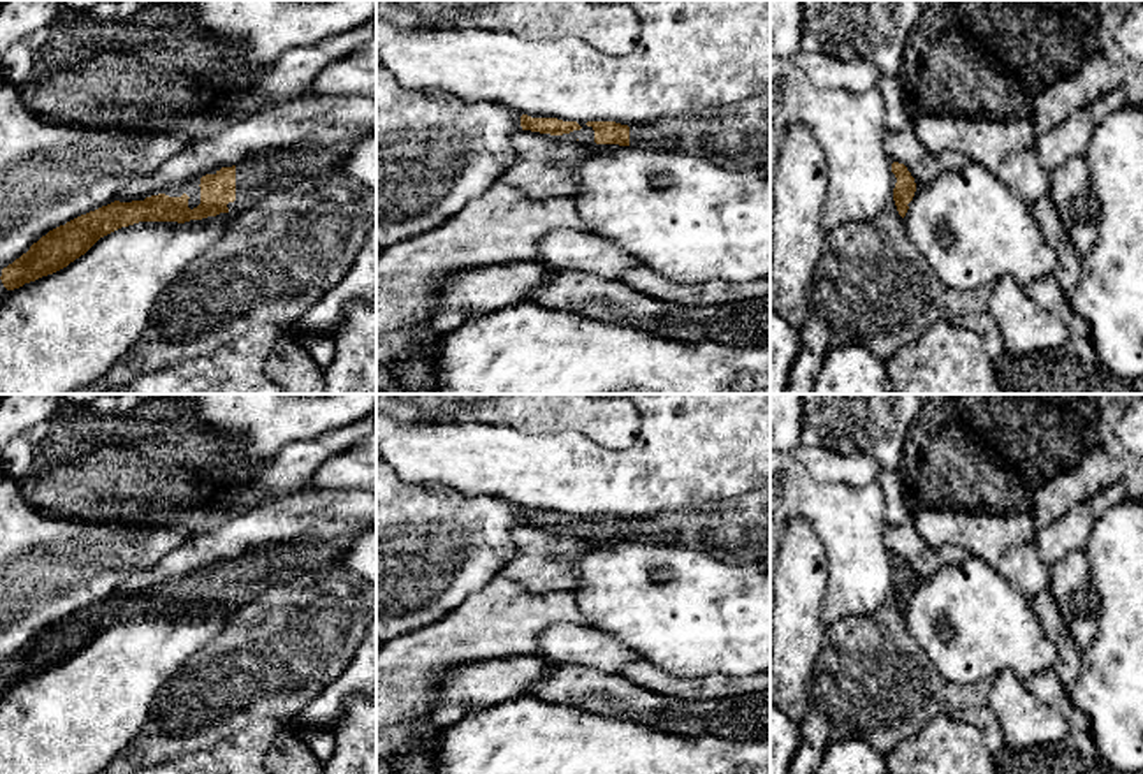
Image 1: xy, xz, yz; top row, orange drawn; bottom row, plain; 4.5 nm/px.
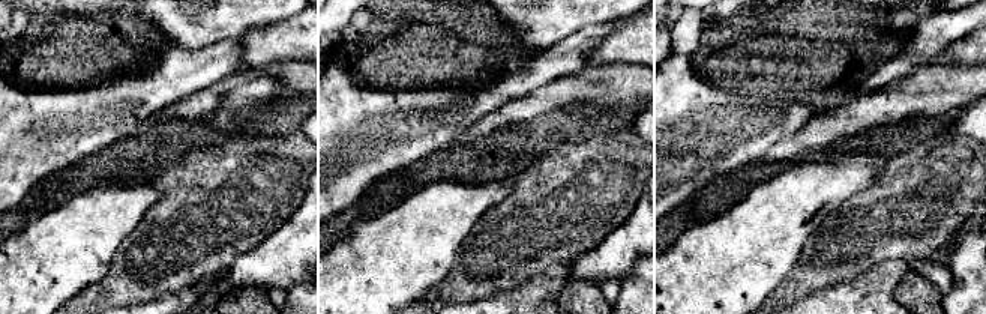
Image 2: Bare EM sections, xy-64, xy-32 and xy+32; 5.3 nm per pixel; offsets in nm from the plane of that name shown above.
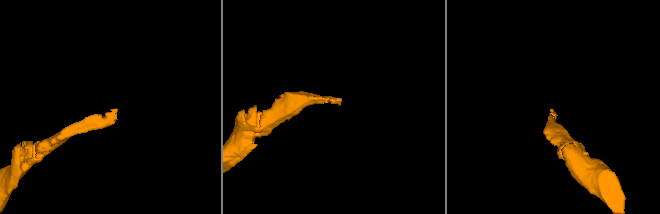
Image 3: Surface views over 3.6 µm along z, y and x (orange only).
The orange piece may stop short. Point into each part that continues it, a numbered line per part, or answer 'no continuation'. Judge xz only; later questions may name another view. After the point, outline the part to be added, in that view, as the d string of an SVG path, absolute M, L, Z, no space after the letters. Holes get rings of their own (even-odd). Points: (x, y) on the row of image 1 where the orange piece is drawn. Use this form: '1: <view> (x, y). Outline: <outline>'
1: xz (586, 134). Outline: M579 123L579 125L582 127L580 130L563 134L561 137L564 137L568 141L580 142L580 144L586 144L586 146L591 146L594 150L598 150L598 148L619 148L619 144L596 144L593 127L587 127L586 123Z

